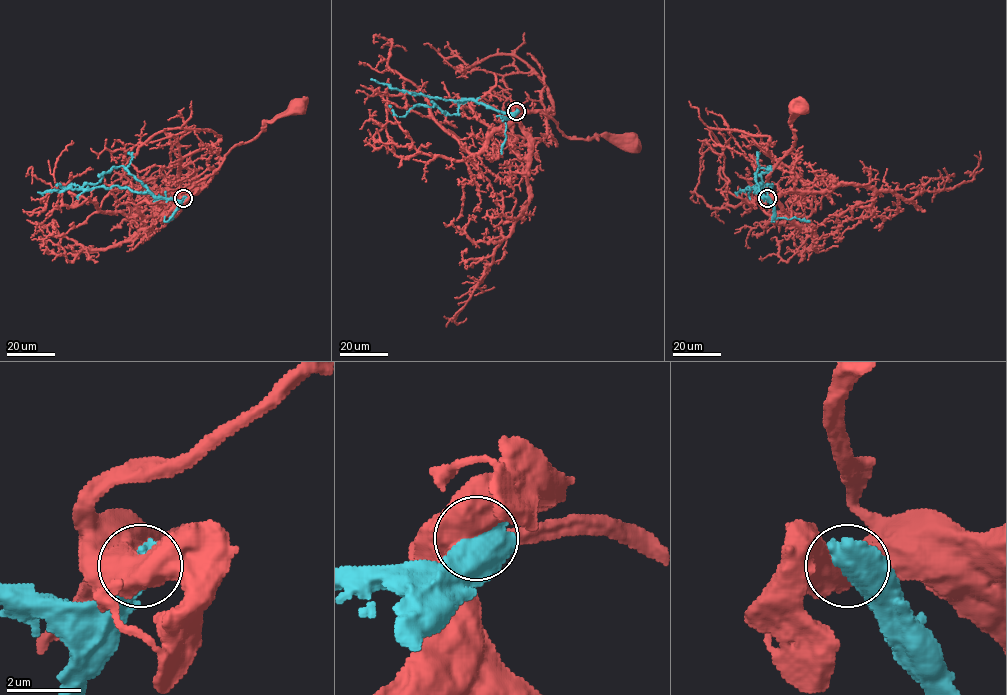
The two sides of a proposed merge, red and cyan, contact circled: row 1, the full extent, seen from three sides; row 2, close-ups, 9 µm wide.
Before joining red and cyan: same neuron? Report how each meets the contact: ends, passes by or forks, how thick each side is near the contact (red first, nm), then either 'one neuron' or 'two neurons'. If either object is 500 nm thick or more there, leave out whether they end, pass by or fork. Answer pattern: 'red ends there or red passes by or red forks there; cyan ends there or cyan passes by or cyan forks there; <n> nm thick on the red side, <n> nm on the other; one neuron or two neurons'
850 nm thick on the red side, 600 nm on the other; two neurons

